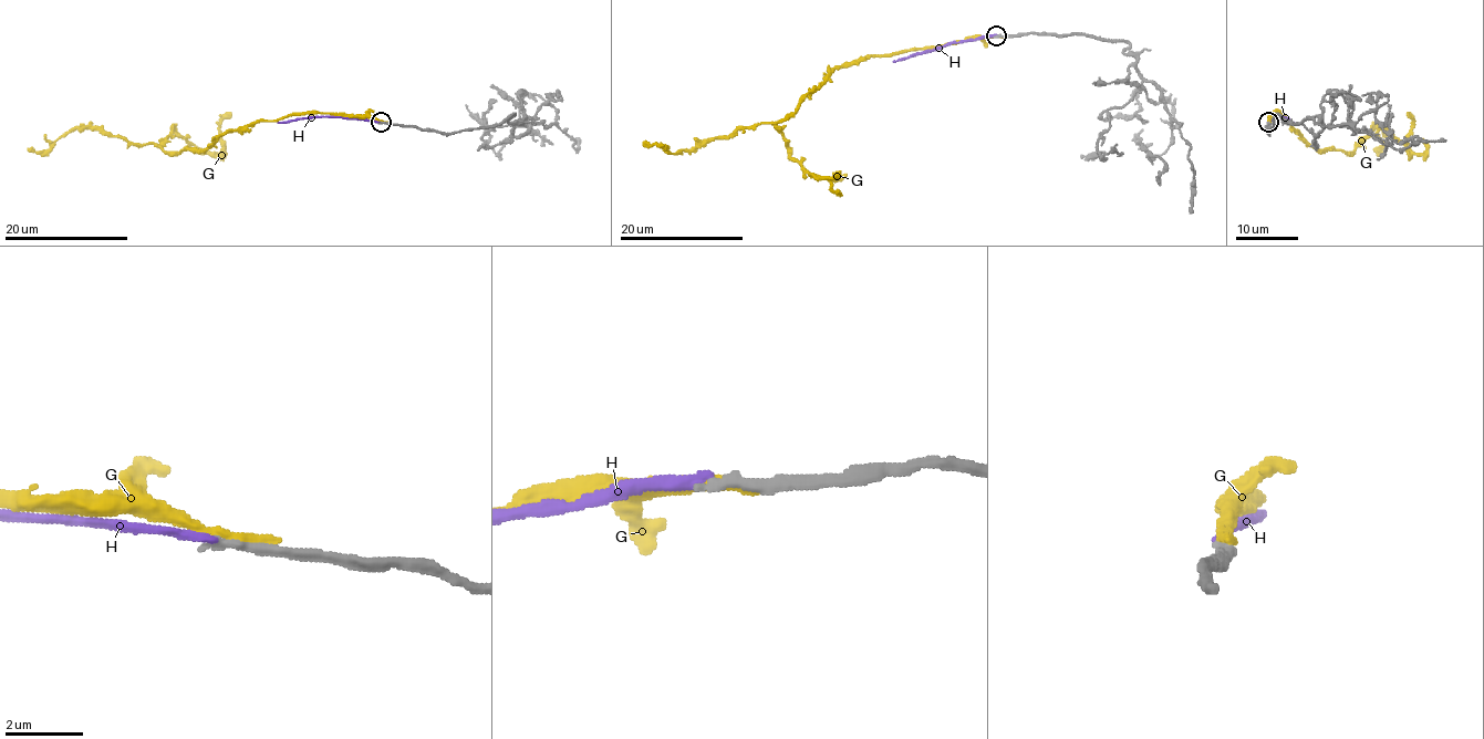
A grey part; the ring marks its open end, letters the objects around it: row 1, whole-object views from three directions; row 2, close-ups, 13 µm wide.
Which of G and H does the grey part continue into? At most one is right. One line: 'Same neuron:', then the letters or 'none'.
Same neuron: H

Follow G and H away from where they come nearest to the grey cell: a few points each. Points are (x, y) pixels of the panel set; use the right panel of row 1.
G: (1268, 123), (1280, 113), (1314, 147), (1352, 152), (1373, 128), (1381, 128), (1386, 143), (1373, 148)
H: (1268, 123), (1275, 116), (1295, 123)

